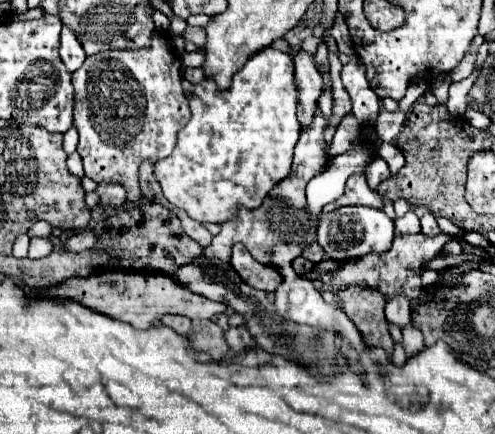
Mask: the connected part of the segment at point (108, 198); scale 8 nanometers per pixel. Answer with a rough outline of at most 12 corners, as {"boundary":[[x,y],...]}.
{"boundary":[[98,184],[102,206],[118,208],[126,202],[120,184]]}

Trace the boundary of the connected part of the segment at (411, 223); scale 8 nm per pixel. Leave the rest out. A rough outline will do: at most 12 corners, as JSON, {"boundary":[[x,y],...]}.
{"boundary":[[414,212],[396,220],[396,236],[420,232],[420,220]]}

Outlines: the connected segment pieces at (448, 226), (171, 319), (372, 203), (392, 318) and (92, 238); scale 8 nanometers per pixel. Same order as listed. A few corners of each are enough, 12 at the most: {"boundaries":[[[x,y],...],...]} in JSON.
{"boundaries":[[[438,218],[438,226],[444,234],[454,234],[458,240],[464,232],[446,218]],[[164,316],[162,324],[186,336],[190,318]],[[364,174],[346,182],[346,192],[326,204],[324,212],[342,206],[370,206],[382,210],[378,192],[370,190]],[[396,294],[386,318],[400,330],[412,324],[408,298]],[[90,228],[76,232],[62,244],[50,236],[54,248],[68,252],[84,252],[96,244],[98,238]]]}

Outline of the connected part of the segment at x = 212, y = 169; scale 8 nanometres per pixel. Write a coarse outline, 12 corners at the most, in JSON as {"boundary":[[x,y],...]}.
{"boundary":[[292,56],[188,88],[154,164],[198,222],[262,206],[300,138]]}

